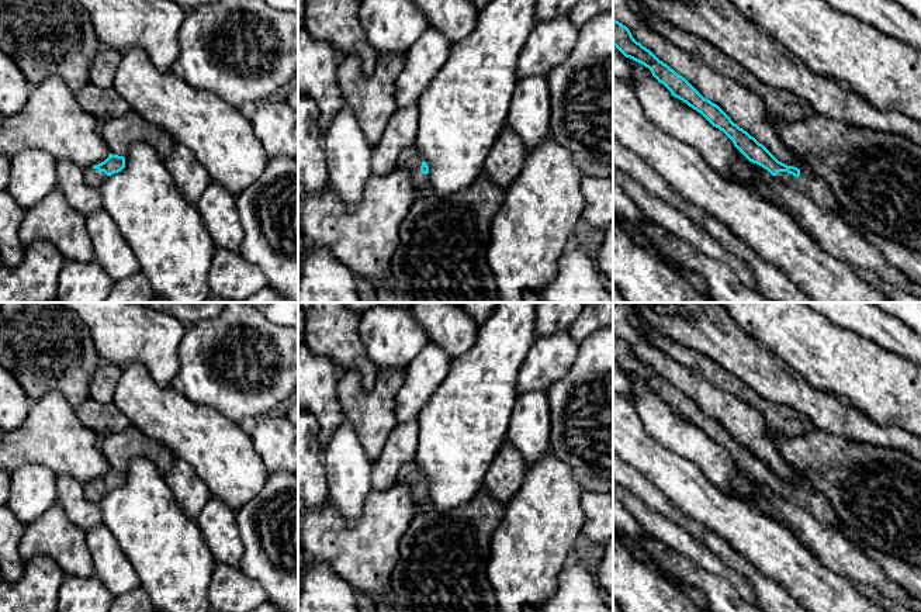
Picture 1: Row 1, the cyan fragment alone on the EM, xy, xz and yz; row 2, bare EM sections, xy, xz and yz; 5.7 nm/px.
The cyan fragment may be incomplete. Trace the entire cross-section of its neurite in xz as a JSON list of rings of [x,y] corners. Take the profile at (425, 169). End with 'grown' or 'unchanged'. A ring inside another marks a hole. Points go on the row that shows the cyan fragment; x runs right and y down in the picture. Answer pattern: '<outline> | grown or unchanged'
[[[413,146],[404,149],[399,153],[397,166],[406,170],[412,179],[412,186],[416,196],[432,196],[433,189],[429,180],[429,166],[423,160],[419,151]]] | grown

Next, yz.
[[[613,20],[613,45],[626,58],[648,68],[652,76],[662,83],[674,97],[686,103],[700,113],[713,127],[723,131],[749,162],[762,166],[776,180],[790,189],[809,194],[821,208],[839,214],[851,227],[873,243],[890,264],[906,273],[914,281],[921,283],[921,252],[904,248],[858,225],[844,212],[828,184],[816,173],[807,167],[800,170],[779,162],[762,144],[734,124],[717,104],[704,98],[683,76],[678,75],[650,49],[637,42],[630,30],[616,20]]] | grown

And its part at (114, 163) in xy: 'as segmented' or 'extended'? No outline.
extended

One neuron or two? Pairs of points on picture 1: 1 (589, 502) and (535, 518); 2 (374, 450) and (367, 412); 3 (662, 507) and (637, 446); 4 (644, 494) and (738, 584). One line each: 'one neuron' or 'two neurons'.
1: two neurons
2: one neuron
3: two neurons
4: two neurons

